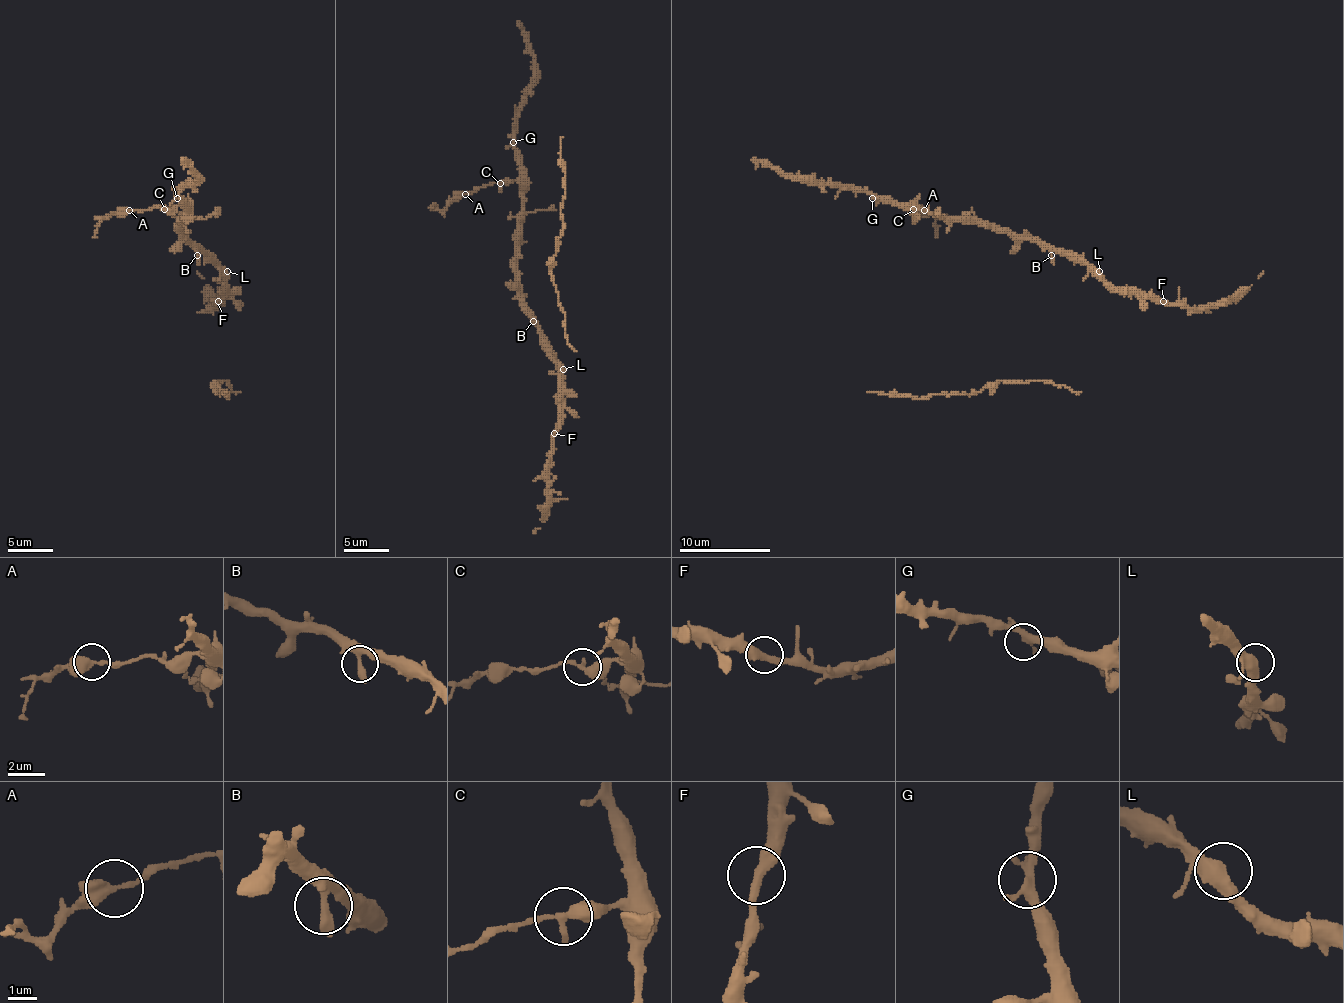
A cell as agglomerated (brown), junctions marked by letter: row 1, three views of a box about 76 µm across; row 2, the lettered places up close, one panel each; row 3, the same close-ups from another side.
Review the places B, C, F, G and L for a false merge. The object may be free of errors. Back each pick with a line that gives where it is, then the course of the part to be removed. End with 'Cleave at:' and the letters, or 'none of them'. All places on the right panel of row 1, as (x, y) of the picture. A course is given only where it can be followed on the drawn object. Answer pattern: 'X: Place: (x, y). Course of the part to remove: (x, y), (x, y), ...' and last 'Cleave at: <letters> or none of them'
C: Place: (913, 209). Course of the part to remove: (912, 210), (935, 212), (940, 217), (935, 221), (938, 237)
Cleave at: C

